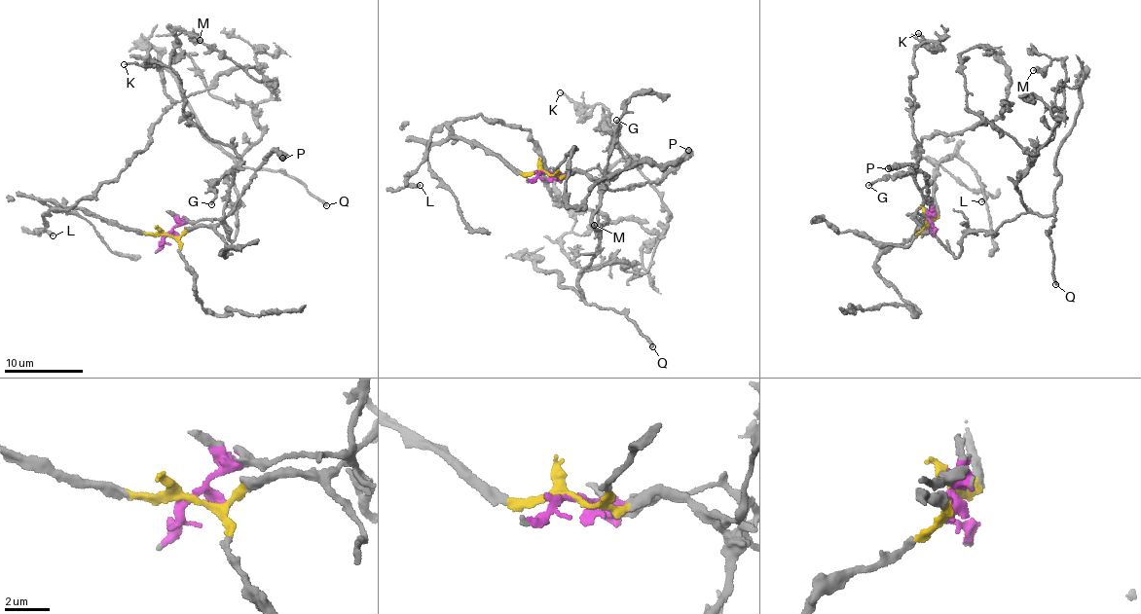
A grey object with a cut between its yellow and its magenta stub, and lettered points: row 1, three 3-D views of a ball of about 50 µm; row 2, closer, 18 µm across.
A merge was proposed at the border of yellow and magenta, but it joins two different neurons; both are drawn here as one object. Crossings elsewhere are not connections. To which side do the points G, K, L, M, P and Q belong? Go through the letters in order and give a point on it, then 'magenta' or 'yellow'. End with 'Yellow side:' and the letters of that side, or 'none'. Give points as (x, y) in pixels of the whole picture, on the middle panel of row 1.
G: place (616, 120); magenta
K: place (560, 92); magenta
L: place (420, 185); yellow
M: place (594, 225); magenta
P: place (688, 150); yellow
Q: place (652, 346); magenta
Yellow side: L, P

